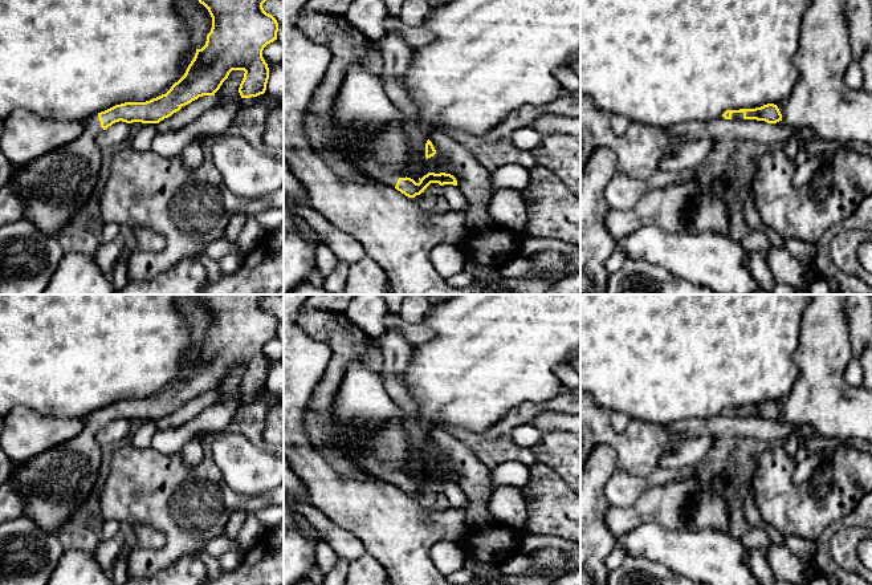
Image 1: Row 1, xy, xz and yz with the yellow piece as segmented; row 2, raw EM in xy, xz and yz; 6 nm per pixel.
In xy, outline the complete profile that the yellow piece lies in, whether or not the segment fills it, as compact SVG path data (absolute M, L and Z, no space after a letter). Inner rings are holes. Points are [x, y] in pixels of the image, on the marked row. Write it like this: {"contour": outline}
{"contour": "M199 0L212 17L211 32L207 34L205 45L196 49L184 76L166 94L146 102L125 102L94 114L83 119L85 129L77 139L13 168L13 191L25 204L25 218L53 237L70 223L74 214L87 204L94 191L102 164L102 149L97 143L97 137L113 123L119 121L159 123L199 97L215 96L232 70L245 72L239 88L241 98L264 94L269 68L262 50L277 40L278 32L277 20L262 8L265 1Z"}

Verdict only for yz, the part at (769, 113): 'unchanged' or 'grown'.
grown

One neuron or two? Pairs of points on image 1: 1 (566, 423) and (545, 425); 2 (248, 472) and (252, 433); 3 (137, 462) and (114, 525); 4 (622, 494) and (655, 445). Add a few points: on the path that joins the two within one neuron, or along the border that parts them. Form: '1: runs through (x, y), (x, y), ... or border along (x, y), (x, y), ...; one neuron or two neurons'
1: runs through (561, 423), (550, 423); one neuron
2: border along (243, 434), (259, 447), (269, 451); two neurons
3: border along (105, 520), (117, 520), (119, 523); two neurons
4: border along (659, 467), (644, 476), (615, 471); two neurons

